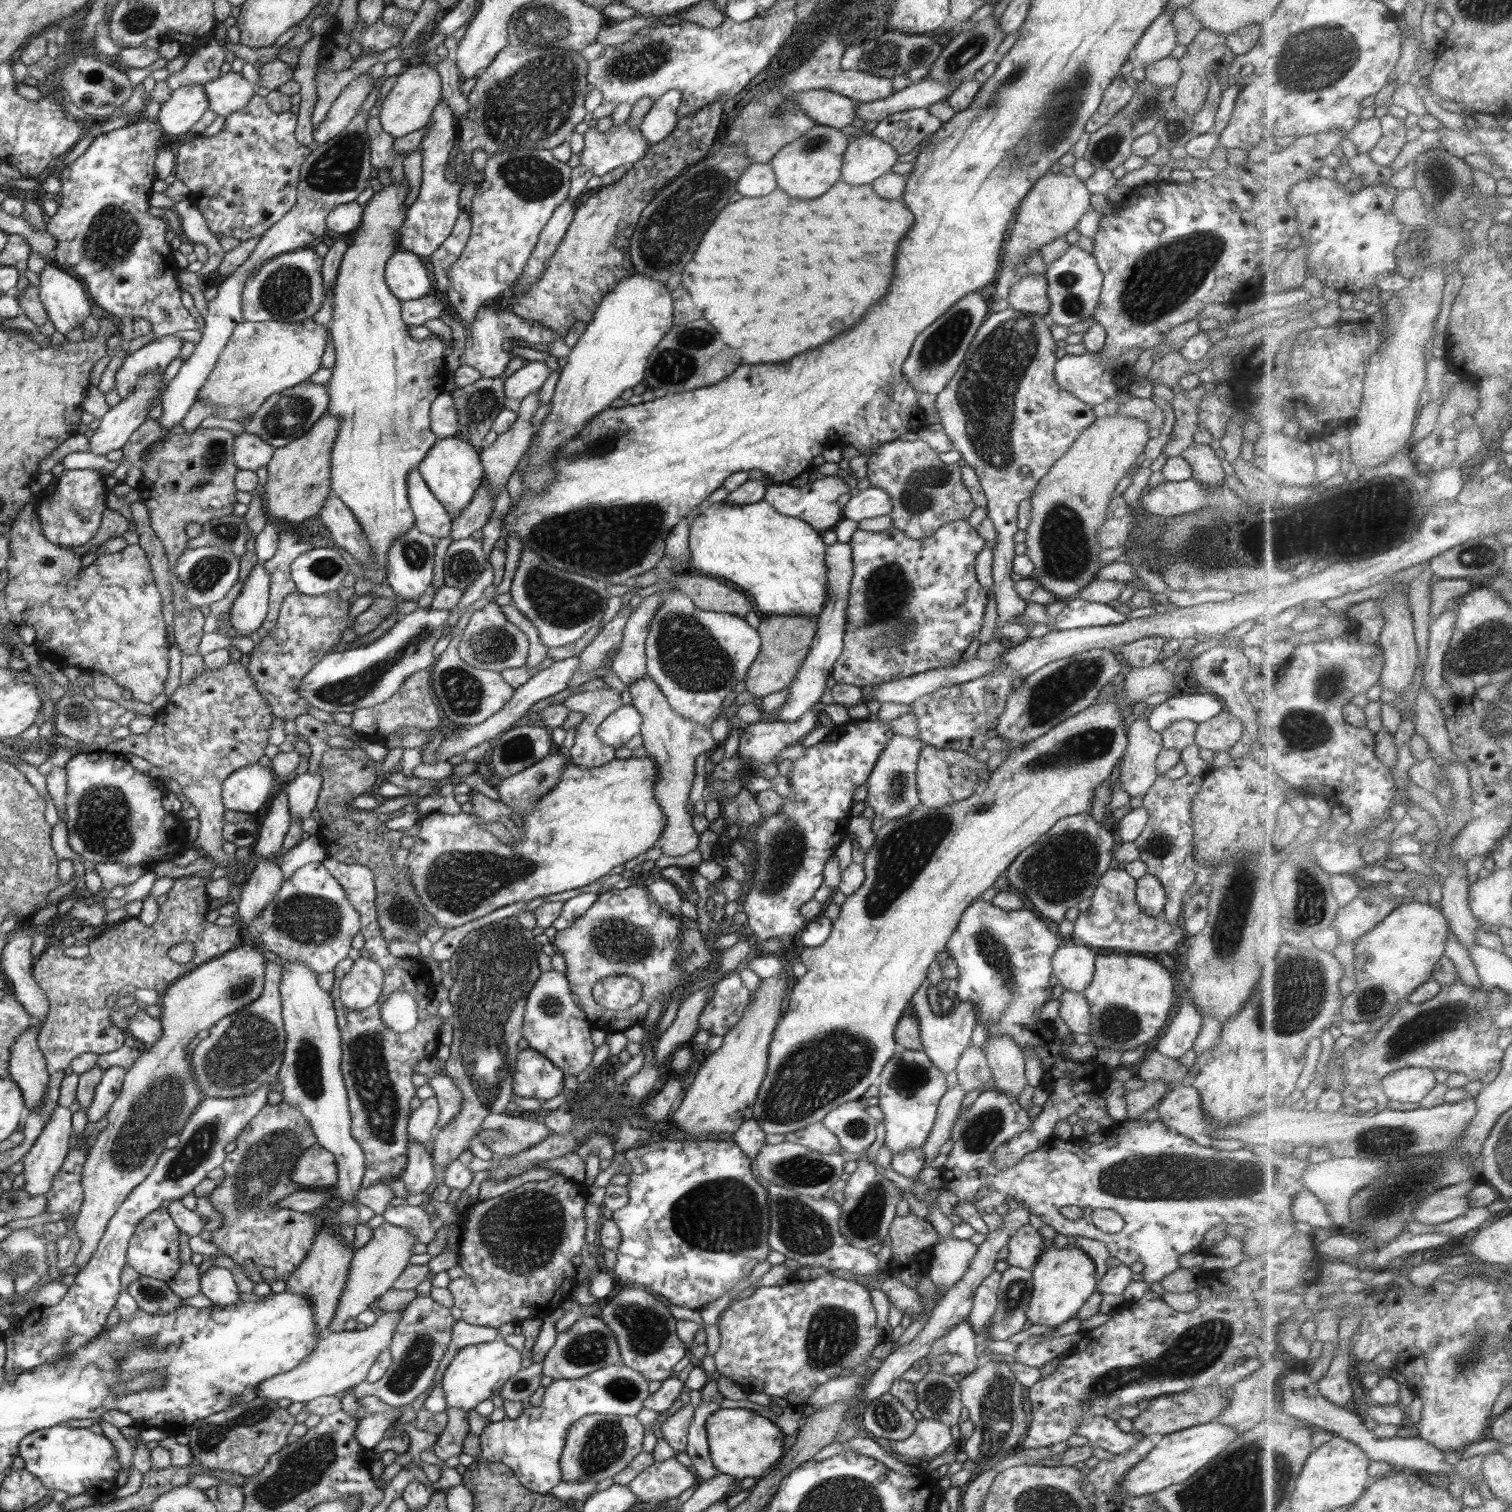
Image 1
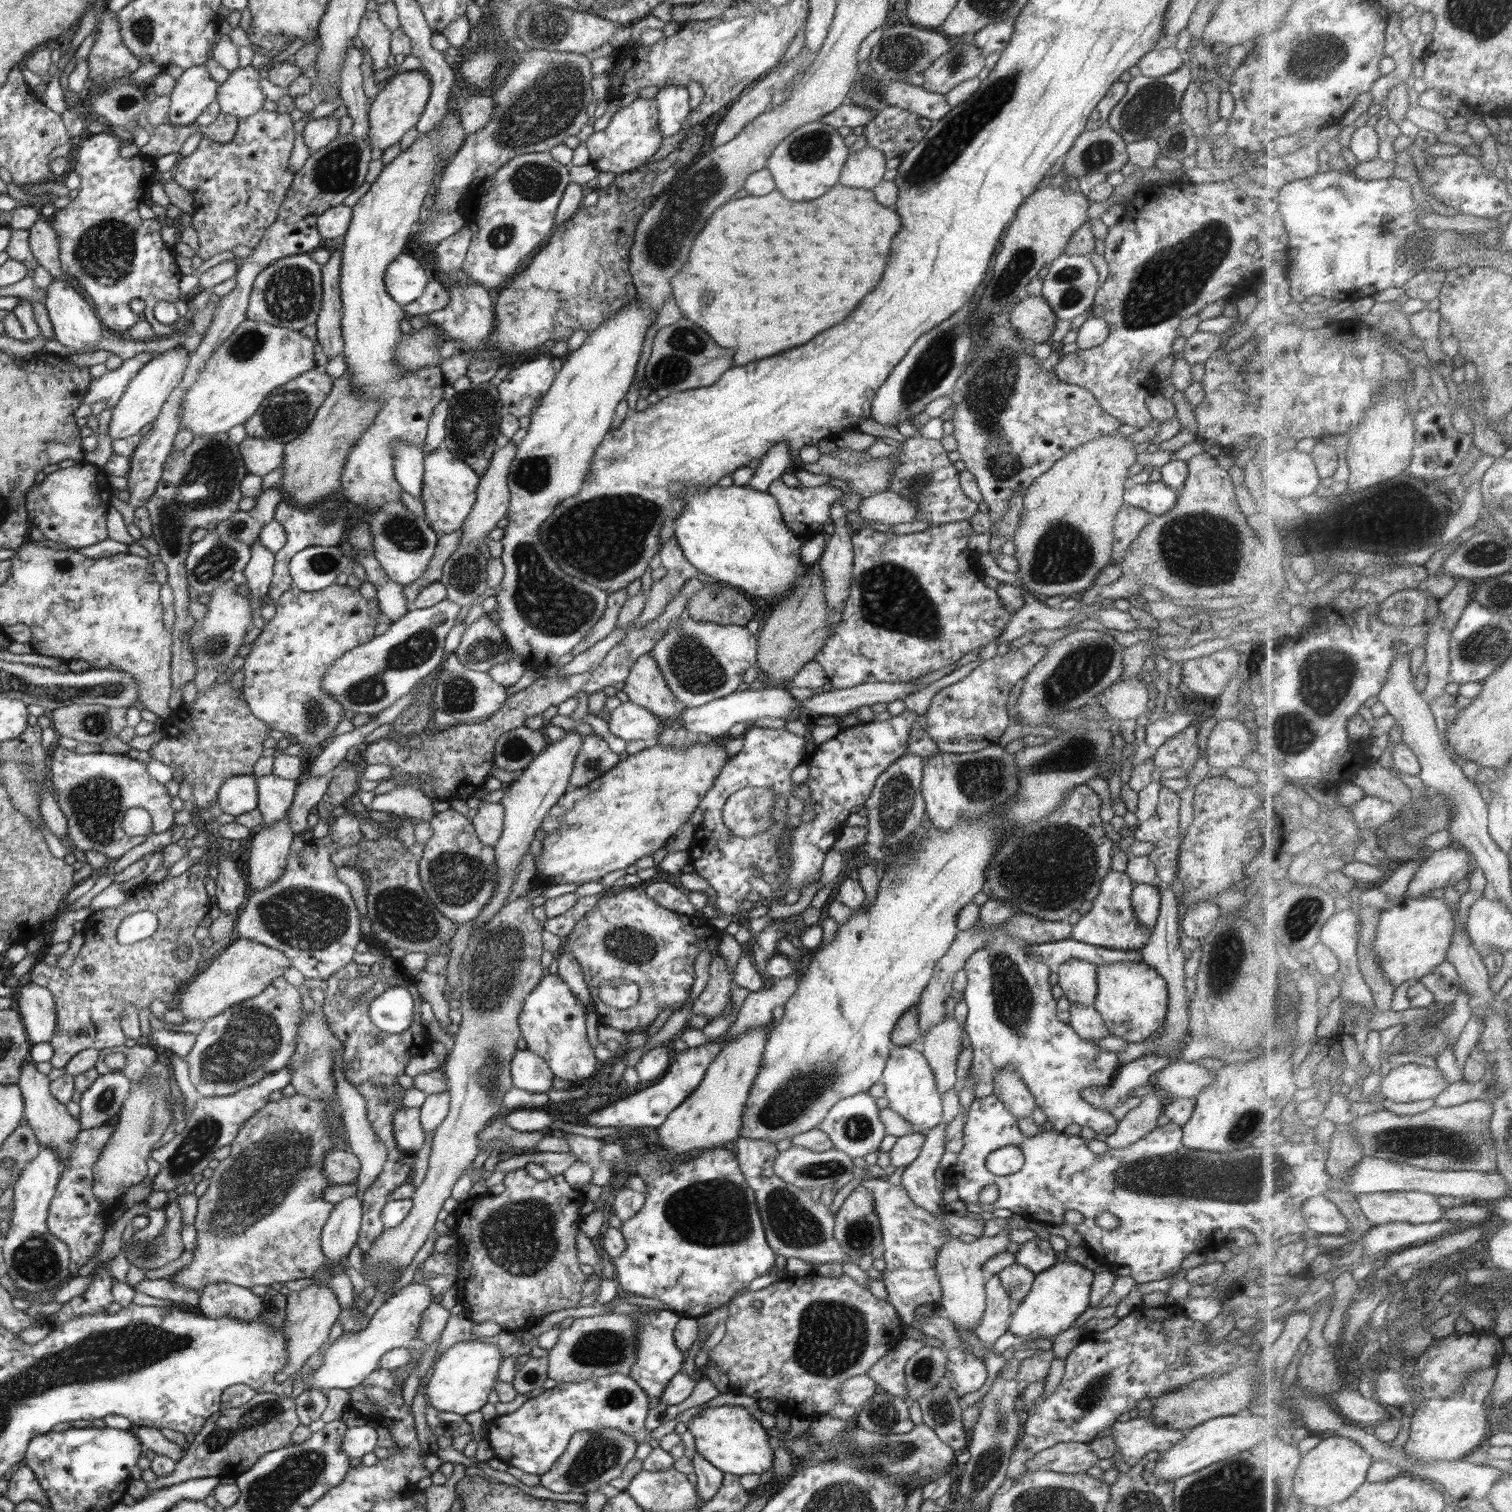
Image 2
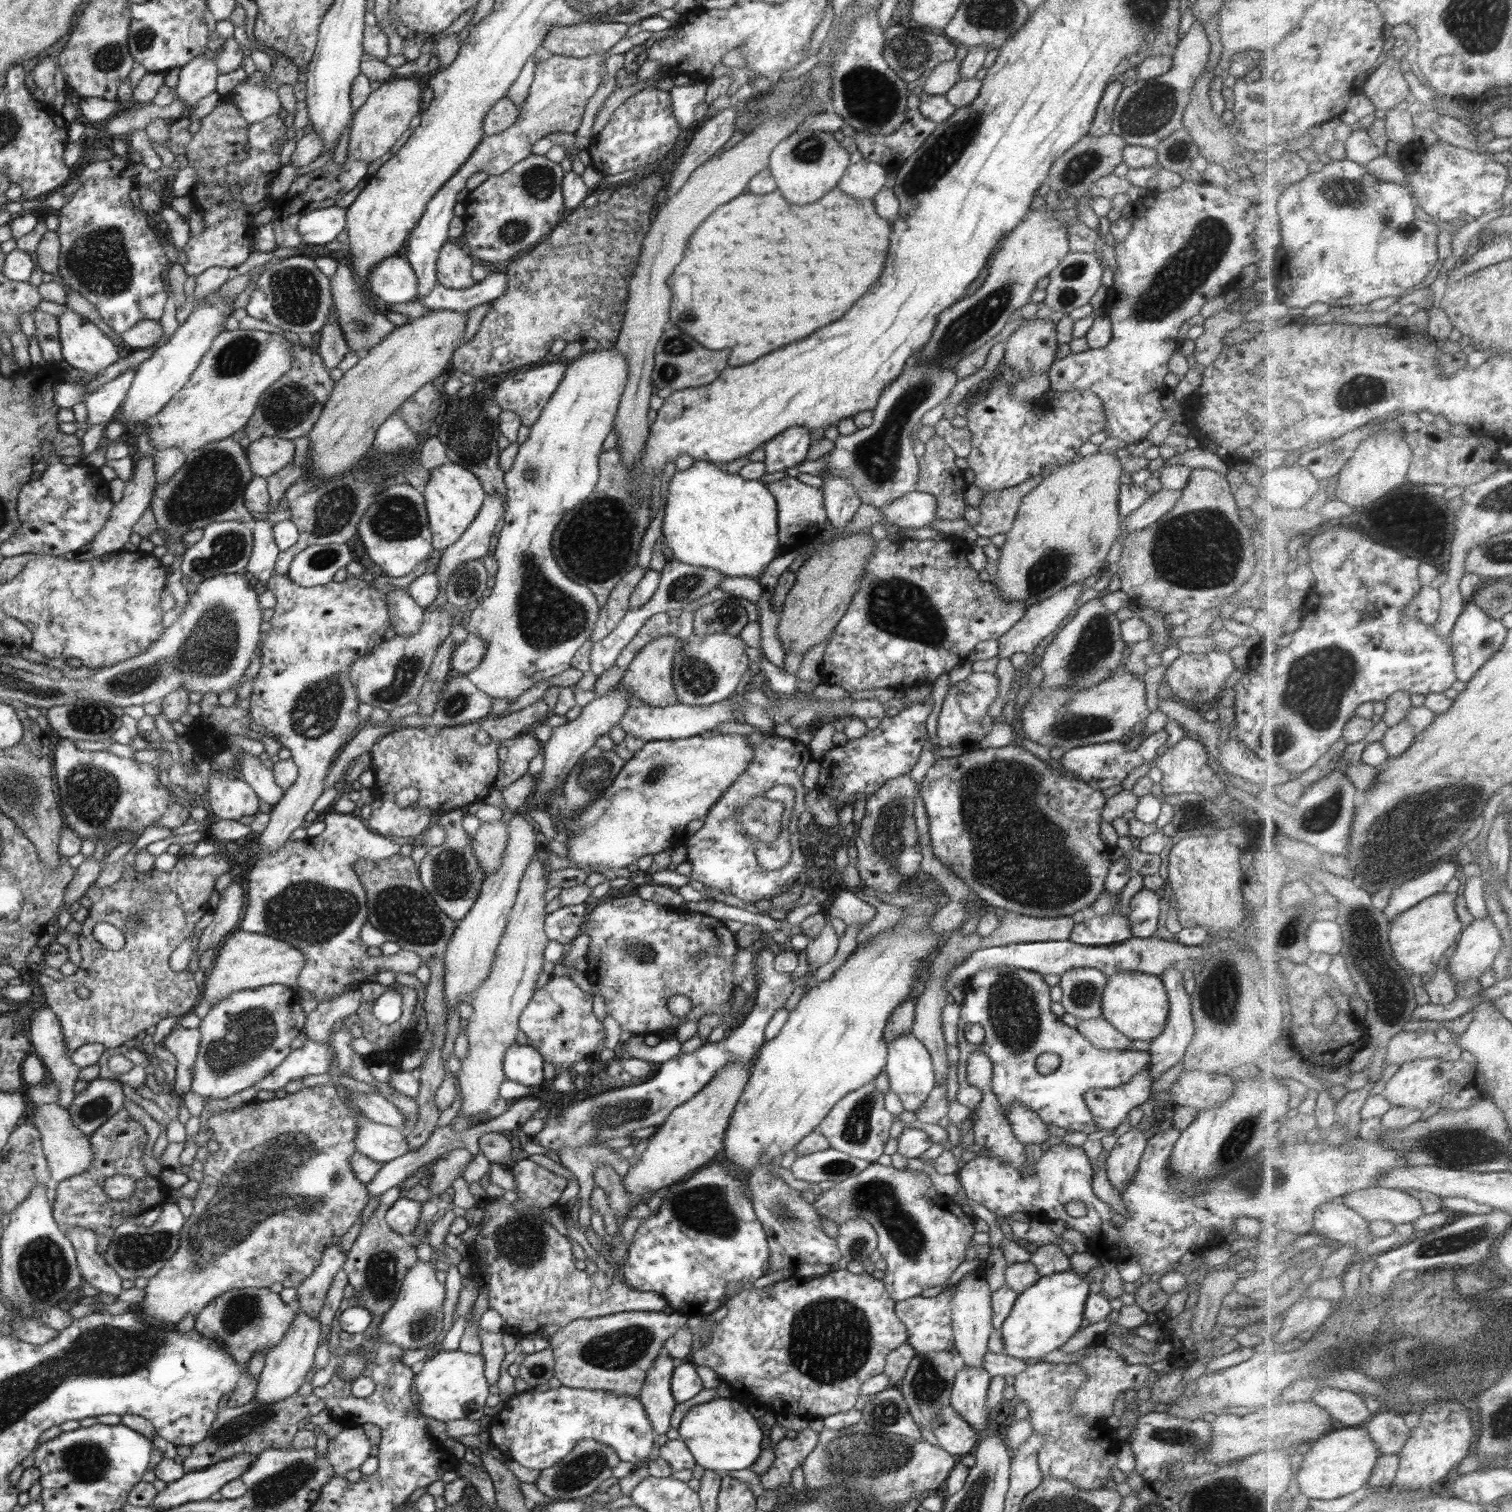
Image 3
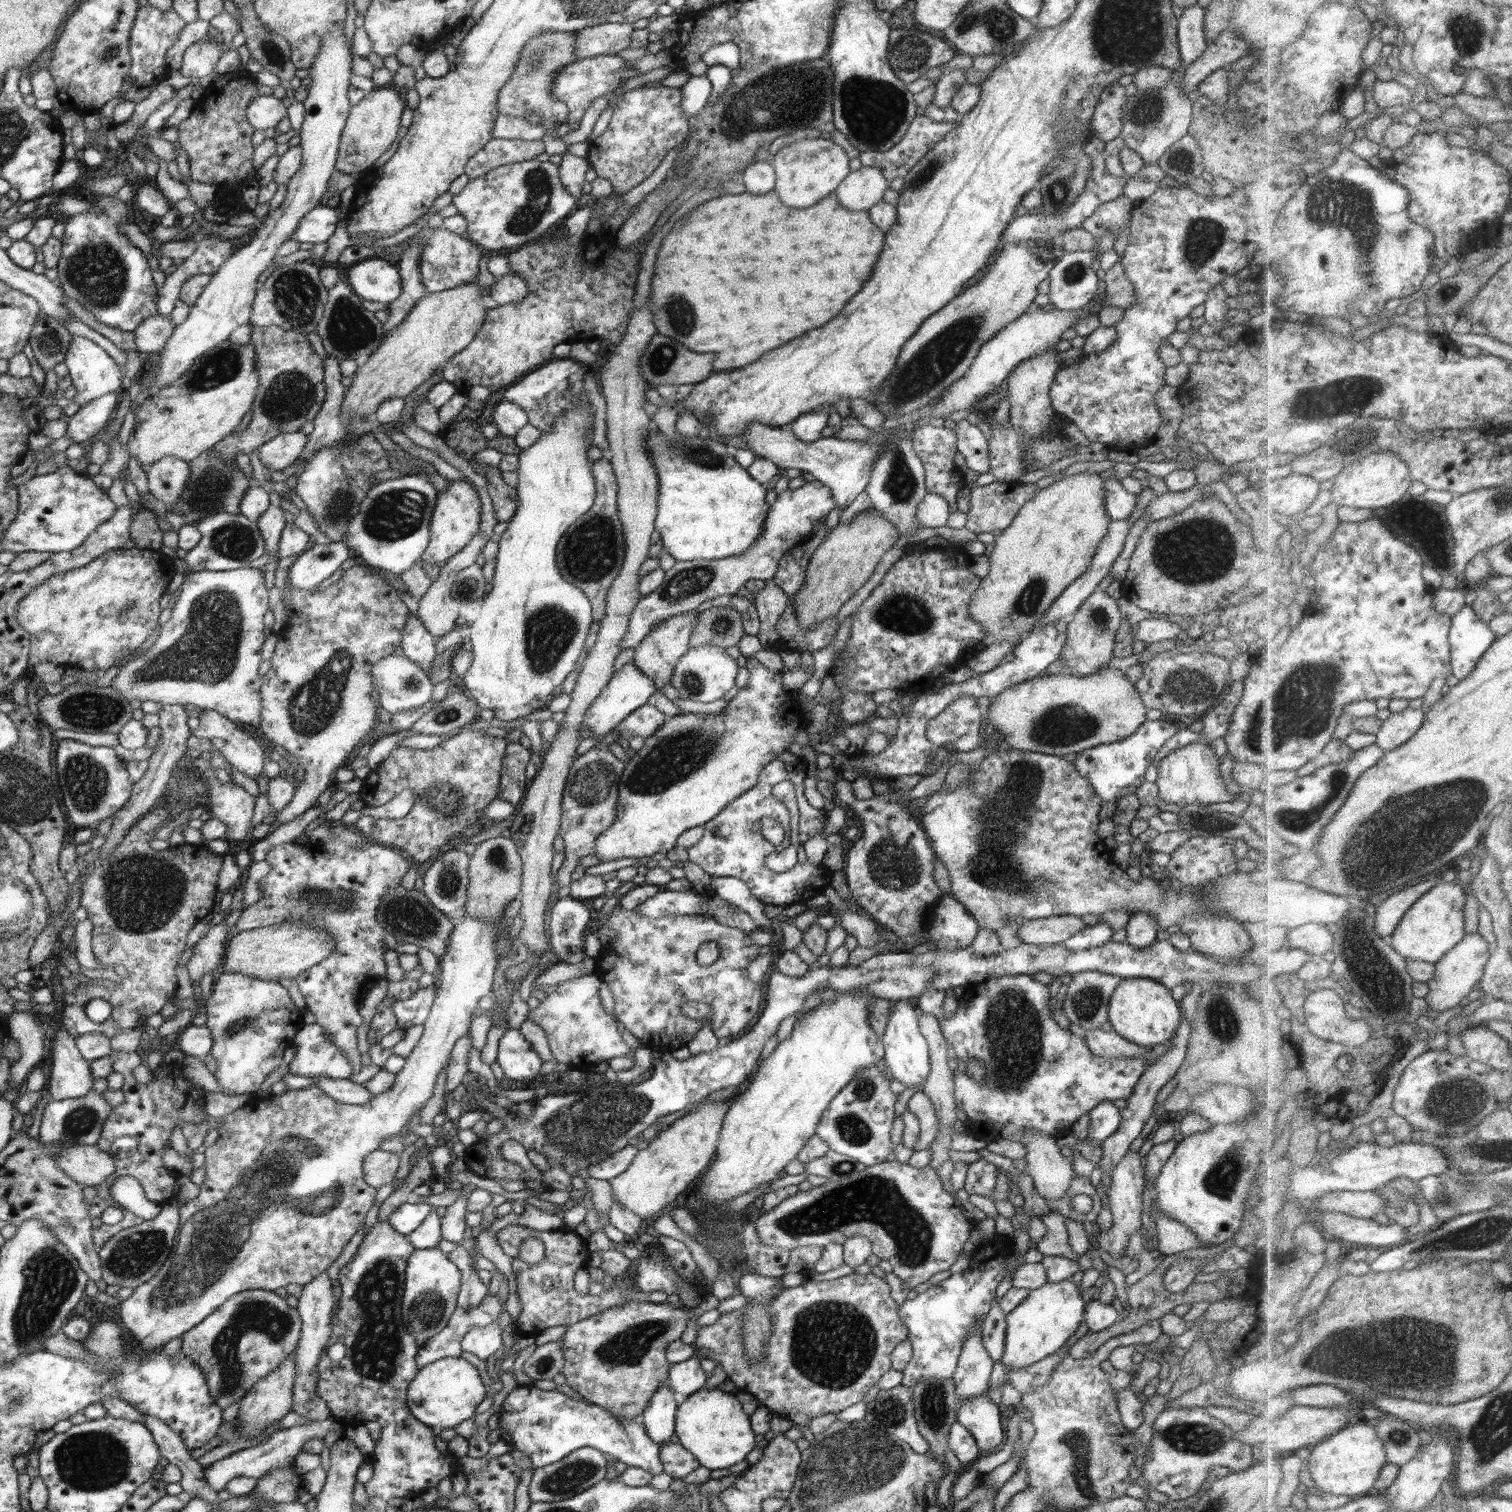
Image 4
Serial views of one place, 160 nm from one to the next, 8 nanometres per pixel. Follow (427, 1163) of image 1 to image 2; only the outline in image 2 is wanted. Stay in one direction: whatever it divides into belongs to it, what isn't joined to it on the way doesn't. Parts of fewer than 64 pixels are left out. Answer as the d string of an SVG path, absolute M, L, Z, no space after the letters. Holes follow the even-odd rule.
M400 1107L392 1113L395 1141L406 1155L414 1156L426 1142L425 1130L420 1122L420 1108Z

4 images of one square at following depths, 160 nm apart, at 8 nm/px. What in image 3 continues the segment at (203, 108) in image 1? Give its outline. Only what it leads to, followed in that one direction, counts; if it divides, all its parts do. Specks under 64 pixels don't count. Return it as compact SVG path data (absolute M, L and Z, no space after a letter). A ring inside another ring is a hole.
M210 55L194 57L180 70L180 82L173 89L177 98L184 100L185 110L194 110L197 102L217 90L218 68Z

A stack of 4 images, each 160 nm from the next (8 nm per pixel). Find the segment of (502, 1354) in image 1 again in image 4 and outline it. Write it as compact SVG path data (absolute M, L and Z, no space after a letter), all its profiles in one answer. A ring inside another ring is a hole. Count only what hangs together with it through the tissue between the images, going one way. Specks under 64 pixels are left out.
M460 1356L441 1358L422 1368L407 1389L407 1405L416 1420L432 1428L455 1429L465 1420L474 1420L476 1407L486 1398L486 1386L478 1369Z

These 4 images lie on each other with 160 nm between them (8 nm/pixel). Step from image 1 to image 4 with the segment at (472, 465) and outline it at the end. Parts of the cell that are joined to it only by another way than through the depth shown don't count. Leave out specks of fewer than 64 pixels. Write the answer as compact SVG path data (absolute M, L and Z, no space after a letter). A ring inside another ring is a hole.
M456 478L449 487L440 493L431 521L431 542L423 555L423 564L442 566L448 559L460 553L464 547L479 534L481 521L481 502L477 490L469 479Z

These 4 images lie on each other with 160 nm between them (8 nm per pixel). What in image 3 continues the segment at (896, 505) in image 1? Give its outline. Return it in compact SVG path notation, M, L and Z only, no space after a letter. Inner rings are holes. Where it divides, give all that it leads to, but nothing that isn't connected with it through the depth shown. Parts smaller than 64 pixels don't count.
M933 435L928 442L925 442L925 453L919 458L919 481L916 491L933 494L937 500L937 518L940 520L950 520L964 517L966 502L964 502L964 492L967 484L964 479L965 471L958 468L954 459L956 458L953 448L938 435Z

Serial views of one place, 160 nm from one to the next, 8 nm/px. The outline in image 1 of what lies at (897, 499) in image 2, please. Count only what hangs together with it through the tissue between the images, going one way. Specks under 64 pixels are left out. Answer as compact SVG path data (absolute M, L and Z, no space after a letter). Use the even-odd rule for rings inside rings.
M870 487L851 496L844 508L844 518L860 522L866 518L888 516L893 509L890 495L882 489Z

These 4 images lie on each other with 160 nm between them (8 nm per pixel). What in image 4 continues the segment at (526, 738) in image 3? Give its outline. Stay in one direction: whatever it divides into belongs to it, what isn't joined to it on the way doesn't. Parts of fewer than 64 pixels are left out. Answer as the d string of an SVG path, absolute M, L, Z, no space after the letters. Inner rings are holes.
M520 742L507 744L502 760L502 771L500 772L498 799L512 802L515 806L521 803L529 784L525 772L531 755L532 750L524 748Z

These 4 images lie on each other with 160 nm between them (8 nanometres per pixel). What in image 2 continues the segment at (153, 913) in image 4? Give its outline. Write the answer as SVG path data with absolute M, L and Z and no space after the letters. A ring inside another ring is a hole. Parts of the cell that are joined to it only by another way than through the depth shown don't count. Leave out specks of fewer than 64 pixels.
M201 862L194 864L184 873L175 877L165 877L160 882L144 881L140 886L132 888L126 893L126 902L117 908L104 908L93 912L84 921L83 934L84 944L68 970L60 969L58 965L49 966L43 960L38 961L32 968L31 982L47 988L55 1000L55 1012L57 1014L56 1029L54 1035L48 1043L54 1048L53 1057L49 1060L54 1069L64 1068L68 1061L78 1054L81 1050L95 1048L119 1047L126 1042L126 1036L120 1028L120 1014L129 1004L136 1006L137 1009L149 1008L157 1000L165 1004L165 1008L173 1009L176 1007L176 996L180 988L186 984L191 984L196 977L196 966L200 960L200 944L194 936L194 930L200 926L200 920L206 918L210 906L208 906L208 896L204 890L204 878L208 876L208 866ZM138 911L150 911L156 914L159 920L156 932L150 937L140 940L140 942L120 944L116 938L118 927L126 916ZM180 946L189 948L189 957L180 960L175 957L174 951ZM85 966L92 966L92 971L86 971Z

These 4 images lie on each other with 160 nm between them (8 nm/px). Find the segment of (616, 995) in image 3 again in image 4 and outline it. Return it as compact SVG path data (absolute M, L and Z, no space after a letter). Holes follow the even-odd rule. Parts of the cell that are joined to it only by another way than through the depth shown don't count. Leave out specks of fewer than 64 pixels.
M616 908L612 913L609 915L596 915L595 916L596 922L601 924L602 926L609 926L613 928L618 933L618 937L611 938L612 940L602 946L600 949L600 953L595 957L596 961L596 968L594 974L598 975L602 982L607 982L608 986L610 987L611 991L614 995L614 1015L616 1019L620 1020L622 1024L624 1024L624 1028L628 1030L638 1041L642 1047L649 1048L650 1050L656 1050L658 1052L663 1053L672 1053L673 1050L678 1050L678 1048L682 1048L682 1046L687 1045L696 1037L698 1031L703 1028L705 1024L704 1020L699 1019L692 1019L688 1016L685 1016L680 1011L680 1006L683 1002L687 1000L694 1000L696 1002L705 1002L709 1004L713 1011L713 1017L711 1022L711 1028L714 1032L715 1036L718 1038L738 1038L742 1037L742 1035L746 1034L747 1029L746 1026L750 1026L752 1024L752 1020L756 1020L760 1016L762 1009L764 1008L764 981L762 982L754 982L748 977L748 965L752 960L758 958L760 955L759 946L758 944L754 944L754 942L750 941L750 937L748 937L747 933L742 930L738 930L736 928L732 928L731 926L724 926L722 924L718 924L714 918L710 918L705 914L694 914L694 915L686 915L686 914L669 914L668 916L661 916L660 918L648 918L643 914L638 912L638 908L634 910L624 910L622 908ZM704 942L717 942L719 945L719 957L718 959L709 966L701 966L696 961L696 951L700 948L700 944L704 944Z

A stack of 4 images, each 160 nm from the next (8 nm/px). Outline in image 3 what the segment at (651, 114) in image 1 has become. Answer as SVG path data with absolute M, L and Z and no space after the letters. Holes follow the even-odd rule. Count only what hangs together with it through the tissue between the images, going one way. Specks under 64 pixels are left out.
M711 79L703 81L694 80L688 85L674 85L668 92L672 101L672 112L683 128L689 128L696 124L694 120L694 110L696 106L705 100L708 85Z

